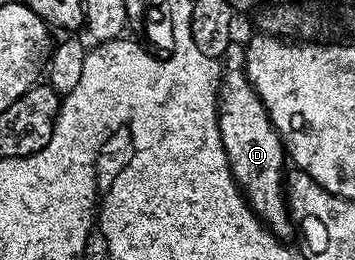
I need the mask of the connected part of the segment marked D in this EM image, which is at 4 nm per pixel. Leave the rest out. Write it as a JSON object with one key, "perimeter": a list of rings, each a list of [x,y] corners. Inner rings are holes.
{"perimeter":[[[241,68],[234,69],[225,74],[224,84],[220,90],[218,103],[218,126],[222,142],[226,148],[226,154],[230,160],[230,169],[234,173],[234,179],[238,188],[242,190],[242,196],[246,198],[246,204],[253,209],[254,214],[261,219],[262,224],[279,239],[286,239],[290,229],[292,233],[292,218],[284,196],[284,172],[282,168],[288,165],[288,154],[282,144],[282,136],[274,130],[274,124],[270,121],[270,114],[262,106],[258,93],[250,80],[246,78]]]}

